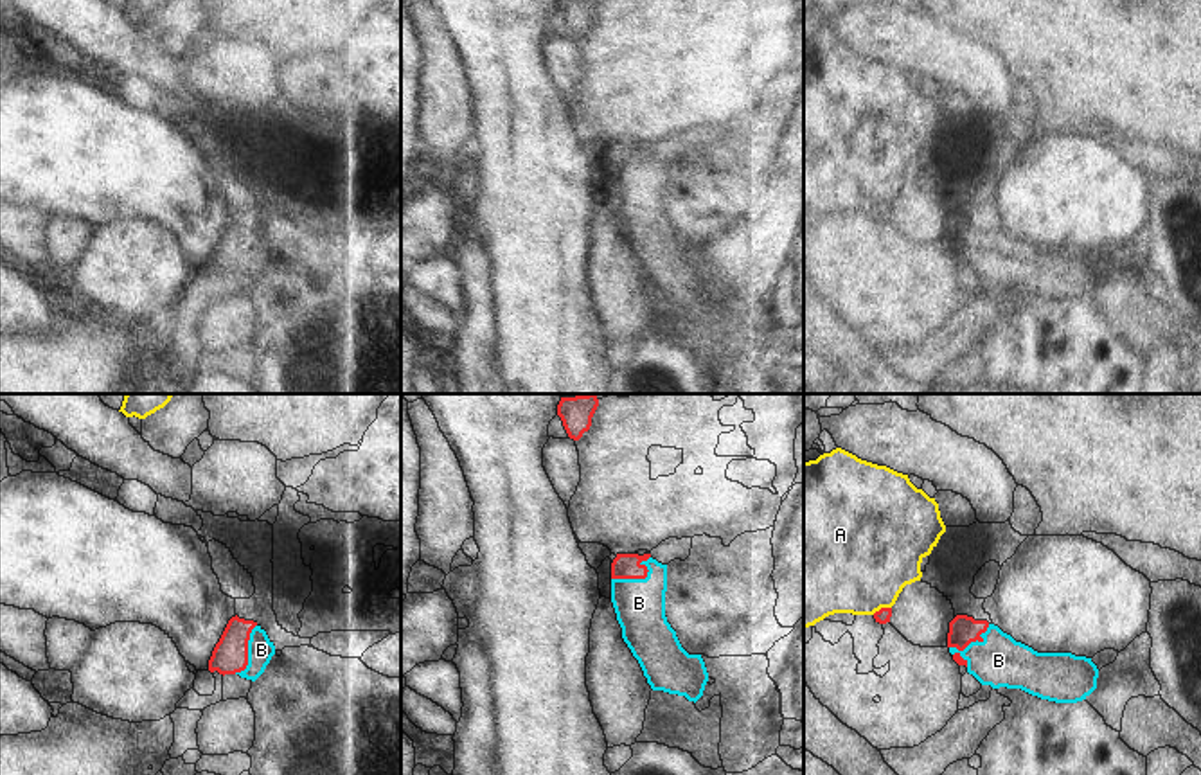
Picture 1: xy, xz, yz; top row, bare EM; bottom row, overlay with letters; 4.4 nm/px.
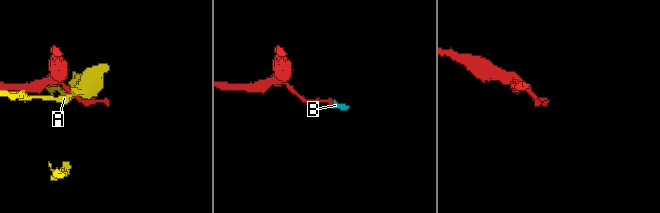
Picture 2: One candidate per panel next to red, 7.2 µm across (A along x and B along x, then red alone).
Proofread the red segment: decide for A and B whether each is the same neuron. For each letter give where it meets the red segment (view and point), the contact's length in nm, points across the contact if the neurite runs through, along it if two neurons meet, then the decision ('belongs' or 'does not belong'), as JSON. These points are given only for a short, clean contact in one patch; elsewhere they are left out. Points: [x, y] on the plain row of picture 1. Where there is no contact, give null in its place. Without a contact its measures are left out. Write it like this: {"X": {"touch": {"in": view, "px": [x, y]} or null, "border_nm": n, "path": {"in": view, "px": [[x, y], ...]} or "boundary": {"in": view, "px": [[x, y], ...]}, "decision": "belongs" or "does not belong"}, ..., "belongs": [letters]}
{"A": {"touch": {"in": "yz", "px": [881, 205]}, "border_nm": 90, "decision": "does not belong"}, "B": {"touch": {"in": "yz", "px": [971, 238]}, "border_nm": 220, "path": {"in": "yz", "px": [[964, 227], [971, 238], [998, 258]]}, "decision": "belongs"}, "belongs": ["B"]}

